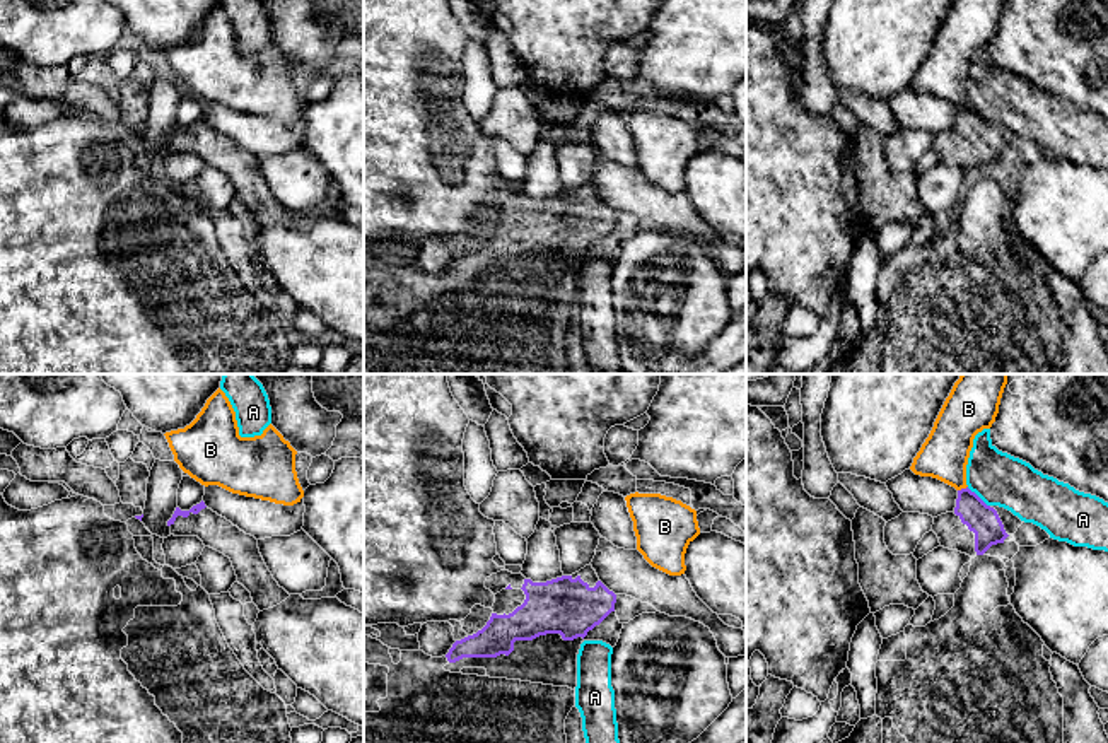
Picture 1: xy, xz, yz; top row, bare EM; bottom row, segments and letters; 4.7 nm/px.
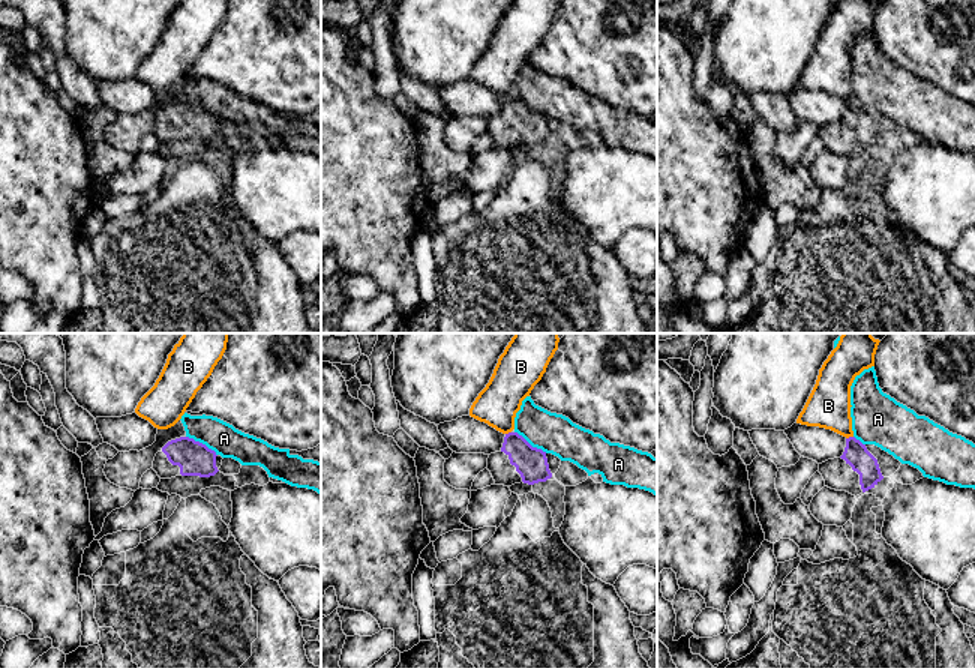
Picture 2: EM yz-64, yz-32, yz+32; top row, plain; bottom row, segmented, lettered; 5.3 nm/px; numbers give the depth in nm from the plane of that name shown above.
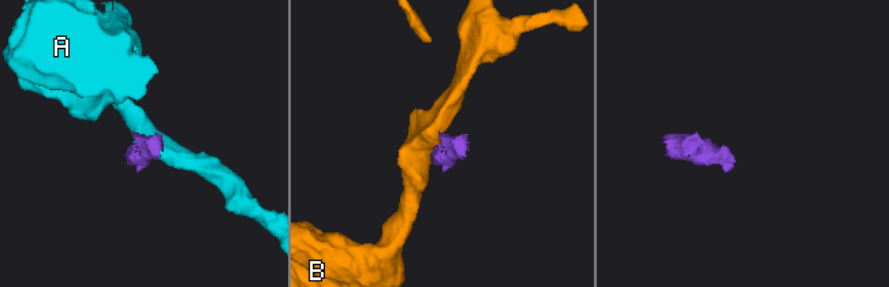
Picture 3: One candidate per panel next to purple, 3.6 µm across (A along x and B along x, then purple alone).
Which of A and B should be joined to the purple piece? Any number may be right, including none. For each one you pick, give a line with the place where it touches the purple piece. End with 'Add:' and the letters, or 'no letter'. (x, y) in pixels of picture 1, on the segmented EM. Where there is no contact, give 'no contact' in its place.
Add: no letter

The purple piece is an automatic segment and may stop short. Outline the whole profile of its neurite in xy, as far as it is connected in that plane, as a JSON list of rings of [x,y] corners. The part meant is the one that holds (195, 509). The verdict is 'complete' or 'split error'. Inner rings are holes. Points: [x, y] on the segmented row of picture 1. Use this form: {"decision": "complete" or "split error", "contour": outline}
{"decision": "split error", "contour": [[[203,500],[190,511],[176,507],[167,526],[171,535],[198,536],[205,547],[229,557],[237,582],[251,593],[253,603],[260,611],[280,605],[290,596],[268,570],[260,553],[258,540],[208,509]]]}

